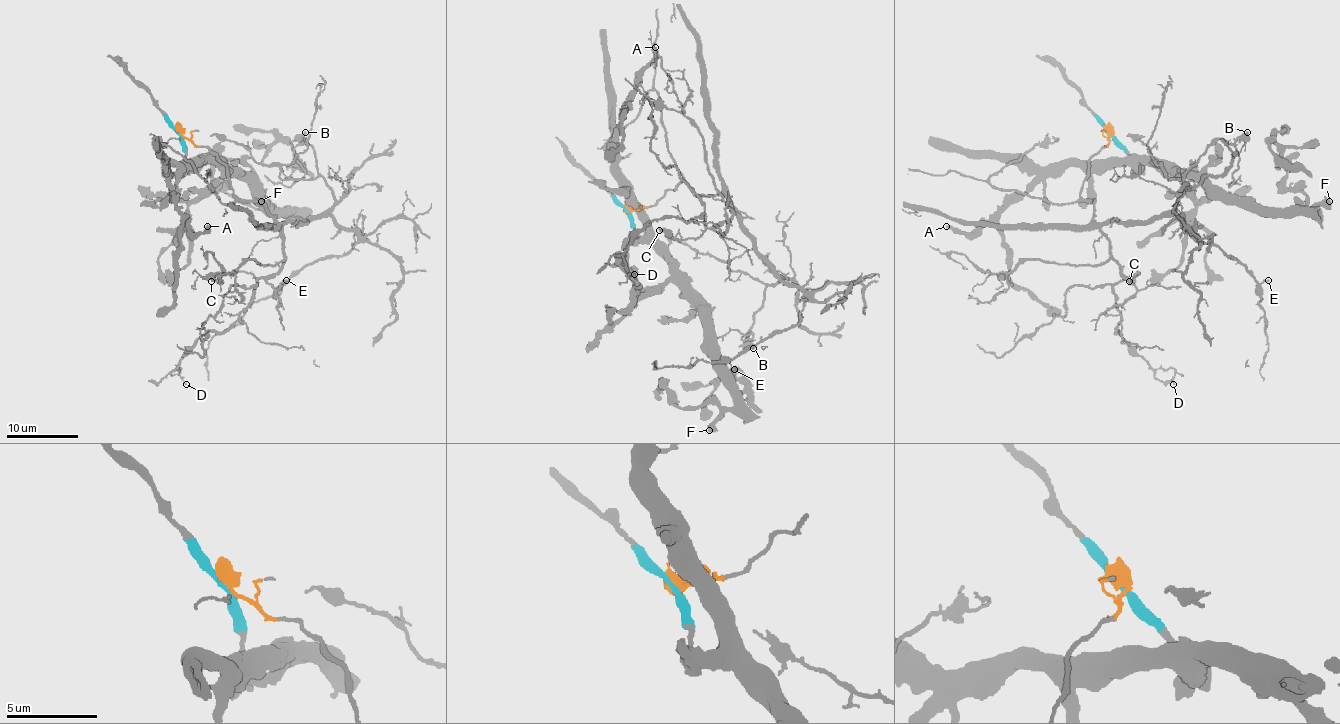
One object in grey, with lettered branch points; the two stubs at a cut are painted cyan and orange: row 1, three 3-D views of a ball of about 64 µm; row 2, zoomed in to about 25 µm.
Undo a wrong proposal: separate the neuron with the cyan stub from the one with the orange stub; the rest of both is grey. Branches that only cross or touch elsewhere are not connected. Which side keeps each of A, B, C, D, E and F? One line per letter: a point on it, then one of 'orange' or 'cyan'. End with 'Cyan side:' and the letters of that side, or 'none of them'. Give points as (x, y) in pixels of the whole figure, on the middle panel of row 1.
A: at (655, 47); cyan
B: at (753, 348); orange
C: at (659, 230); orange
D: at (634, 274); orange
E: at (734, 369); orange
F: at (709, 430); cyan
Cyan side: A, F

